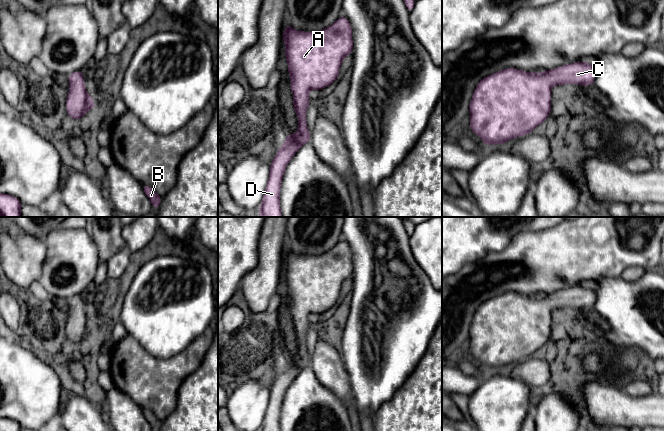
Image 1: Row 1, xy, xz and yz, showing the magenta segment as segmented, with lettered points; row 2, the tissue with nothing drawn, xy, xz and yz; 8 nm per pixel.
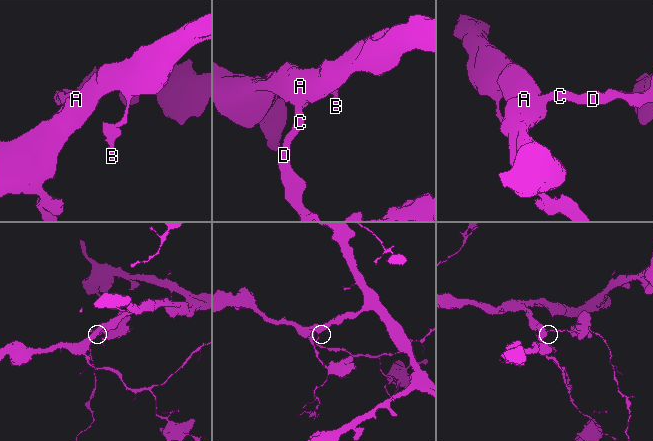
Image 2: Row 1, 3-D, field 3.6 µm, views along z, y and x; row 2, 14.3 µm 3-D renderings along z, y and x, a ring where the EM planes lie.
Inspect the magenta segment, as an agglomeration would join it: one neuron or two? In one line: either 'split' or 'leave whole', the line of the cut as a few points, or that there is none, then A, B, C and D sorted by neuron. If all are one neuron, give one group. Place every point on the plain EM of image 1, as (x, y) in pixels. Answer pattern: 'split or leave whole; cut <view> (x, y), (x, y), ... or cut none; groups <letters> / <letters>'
leave whole; cut none; groups A B C D

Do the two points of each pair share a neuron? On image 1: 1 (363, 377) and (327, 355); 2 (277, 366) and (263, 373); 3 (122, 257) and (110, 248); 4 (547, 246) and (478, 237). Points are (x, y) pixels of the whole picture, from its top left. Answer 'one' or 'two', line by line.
1: two
2: one
3: two
4: two

